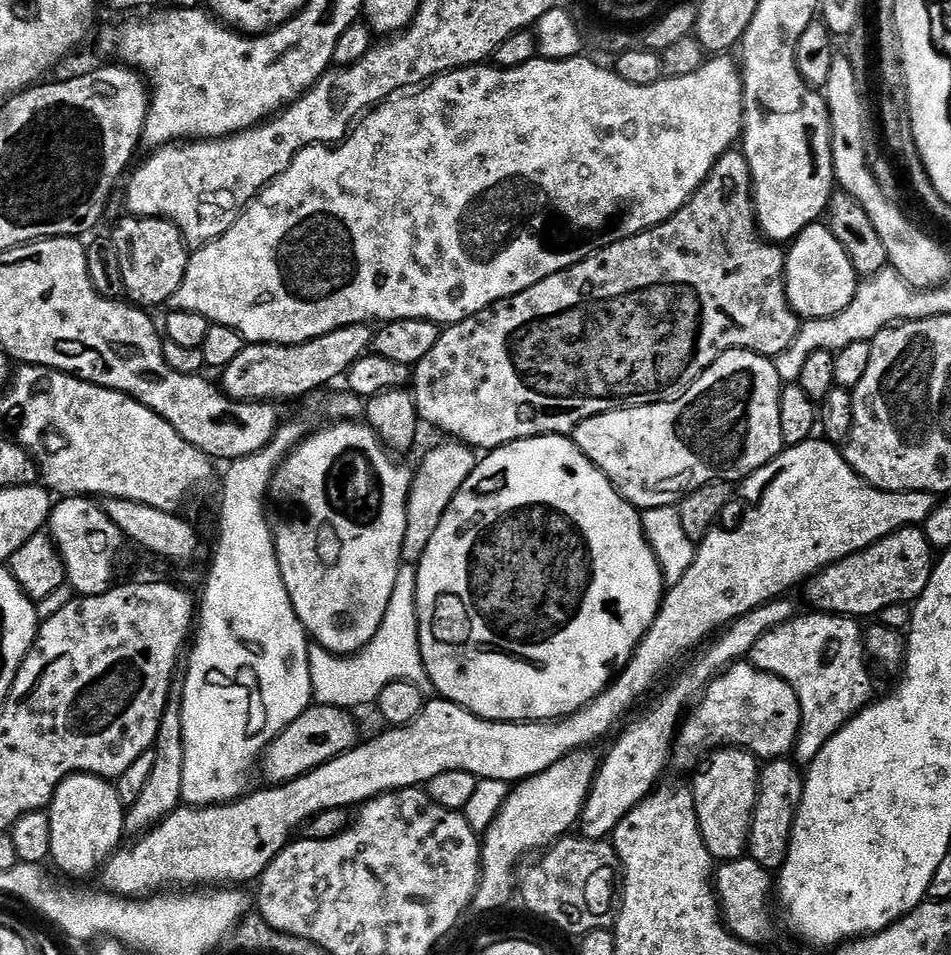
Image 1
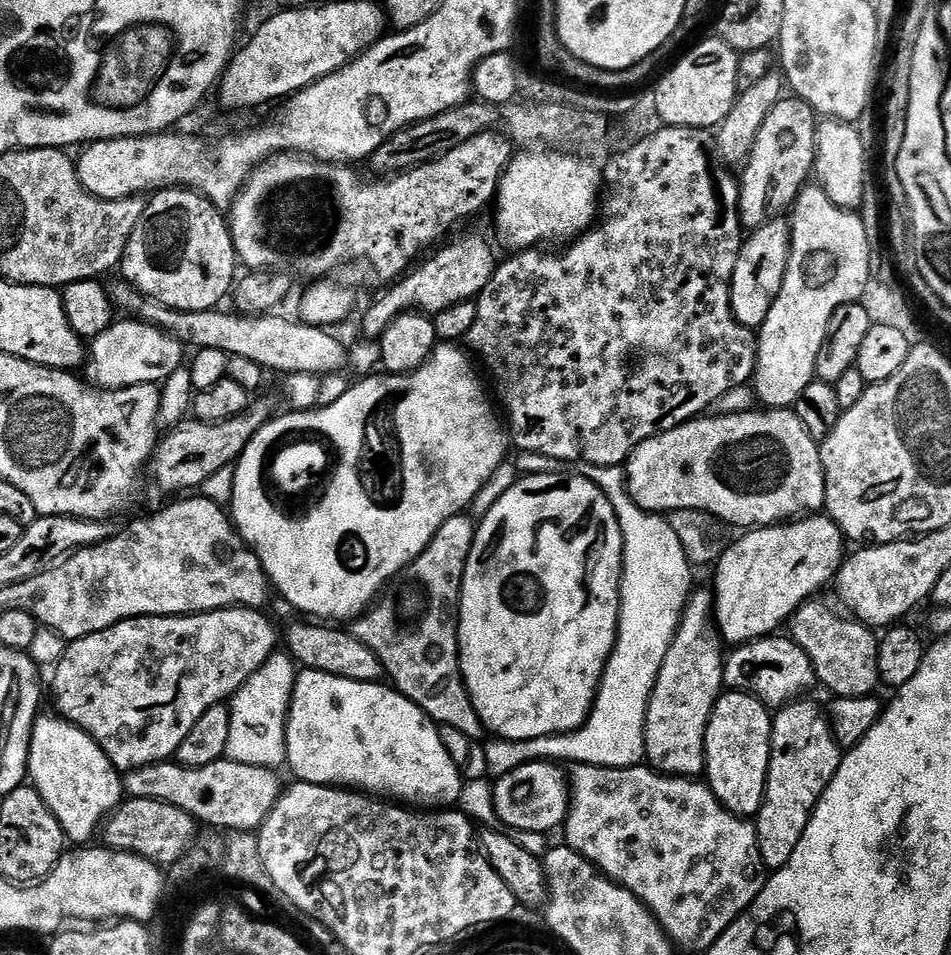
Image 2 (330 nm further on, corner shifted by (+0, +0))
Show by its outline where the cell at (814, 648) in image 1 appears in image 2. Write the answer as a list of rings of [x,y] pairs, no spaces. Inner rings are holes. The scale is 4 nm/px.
[[[773,634],[767,638],[749,641],[744,645],[735,647],[731,652],[732,656],[727,655],[724,663],[724,683],[733,691],[745,692],[748,695],[762,701],[769,709],[776,710],[787,704],[803,697],[804,691],[811,684],[817,683],[816,671],[812,669],[810,658],[804,651],[796,645],[790,638],[779,640],[779,635]]]

